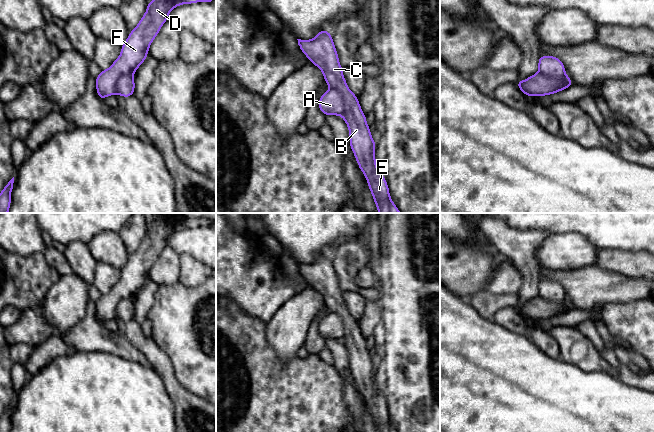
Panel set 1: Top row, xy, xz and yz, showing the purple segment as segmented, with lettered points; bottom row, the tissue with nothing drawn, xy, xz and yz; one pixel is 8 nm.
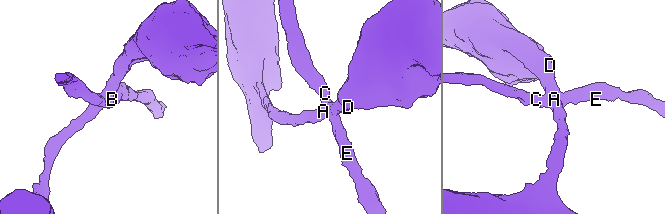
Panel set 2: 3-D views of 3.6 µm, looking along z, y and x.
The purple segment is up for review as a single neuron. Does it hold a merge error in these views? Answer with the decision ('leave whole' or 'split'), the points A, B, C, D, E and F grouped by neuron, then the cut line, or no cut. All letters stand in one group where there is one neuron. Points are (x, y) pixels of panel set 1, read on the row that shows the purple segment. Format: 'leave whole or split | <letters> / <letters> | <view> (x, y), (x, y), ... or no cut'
split | A D F / B C E | xz (331, 87), (335, 88), (342, 97), (342, 115)

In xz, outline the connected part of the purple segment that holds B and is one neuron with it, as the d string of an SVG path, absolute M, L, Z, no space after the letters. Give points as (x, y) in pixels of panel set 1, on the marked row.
M322 30L318 31L312 40L297 40L300 50L322 71L325 84L338 90L343 97L344 113L342 117L349 129L349 145L359 169L365 175L378 212L401 213L390 197L384 175L377 168L376 143L372 139L358 96L351 92L346 83L331 33Z

